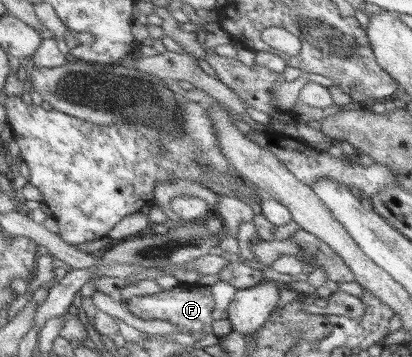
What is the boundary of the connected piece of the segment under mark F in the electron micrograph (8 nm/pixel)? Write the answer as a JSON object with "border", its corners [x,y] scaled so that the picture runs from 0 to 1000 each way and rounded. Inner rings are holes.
{"border":[[[437,796],[413,812],[383,815],[367,826],[328,826],[306,846],[318,882],[337,894],[381,894],[381,899],[408,899],[437,924],[437,933],[468,938],[478,950],[495,947],[515,930],[519,894],[515,866],[519,863],[519,838],[512,804],[488,796]]]}

